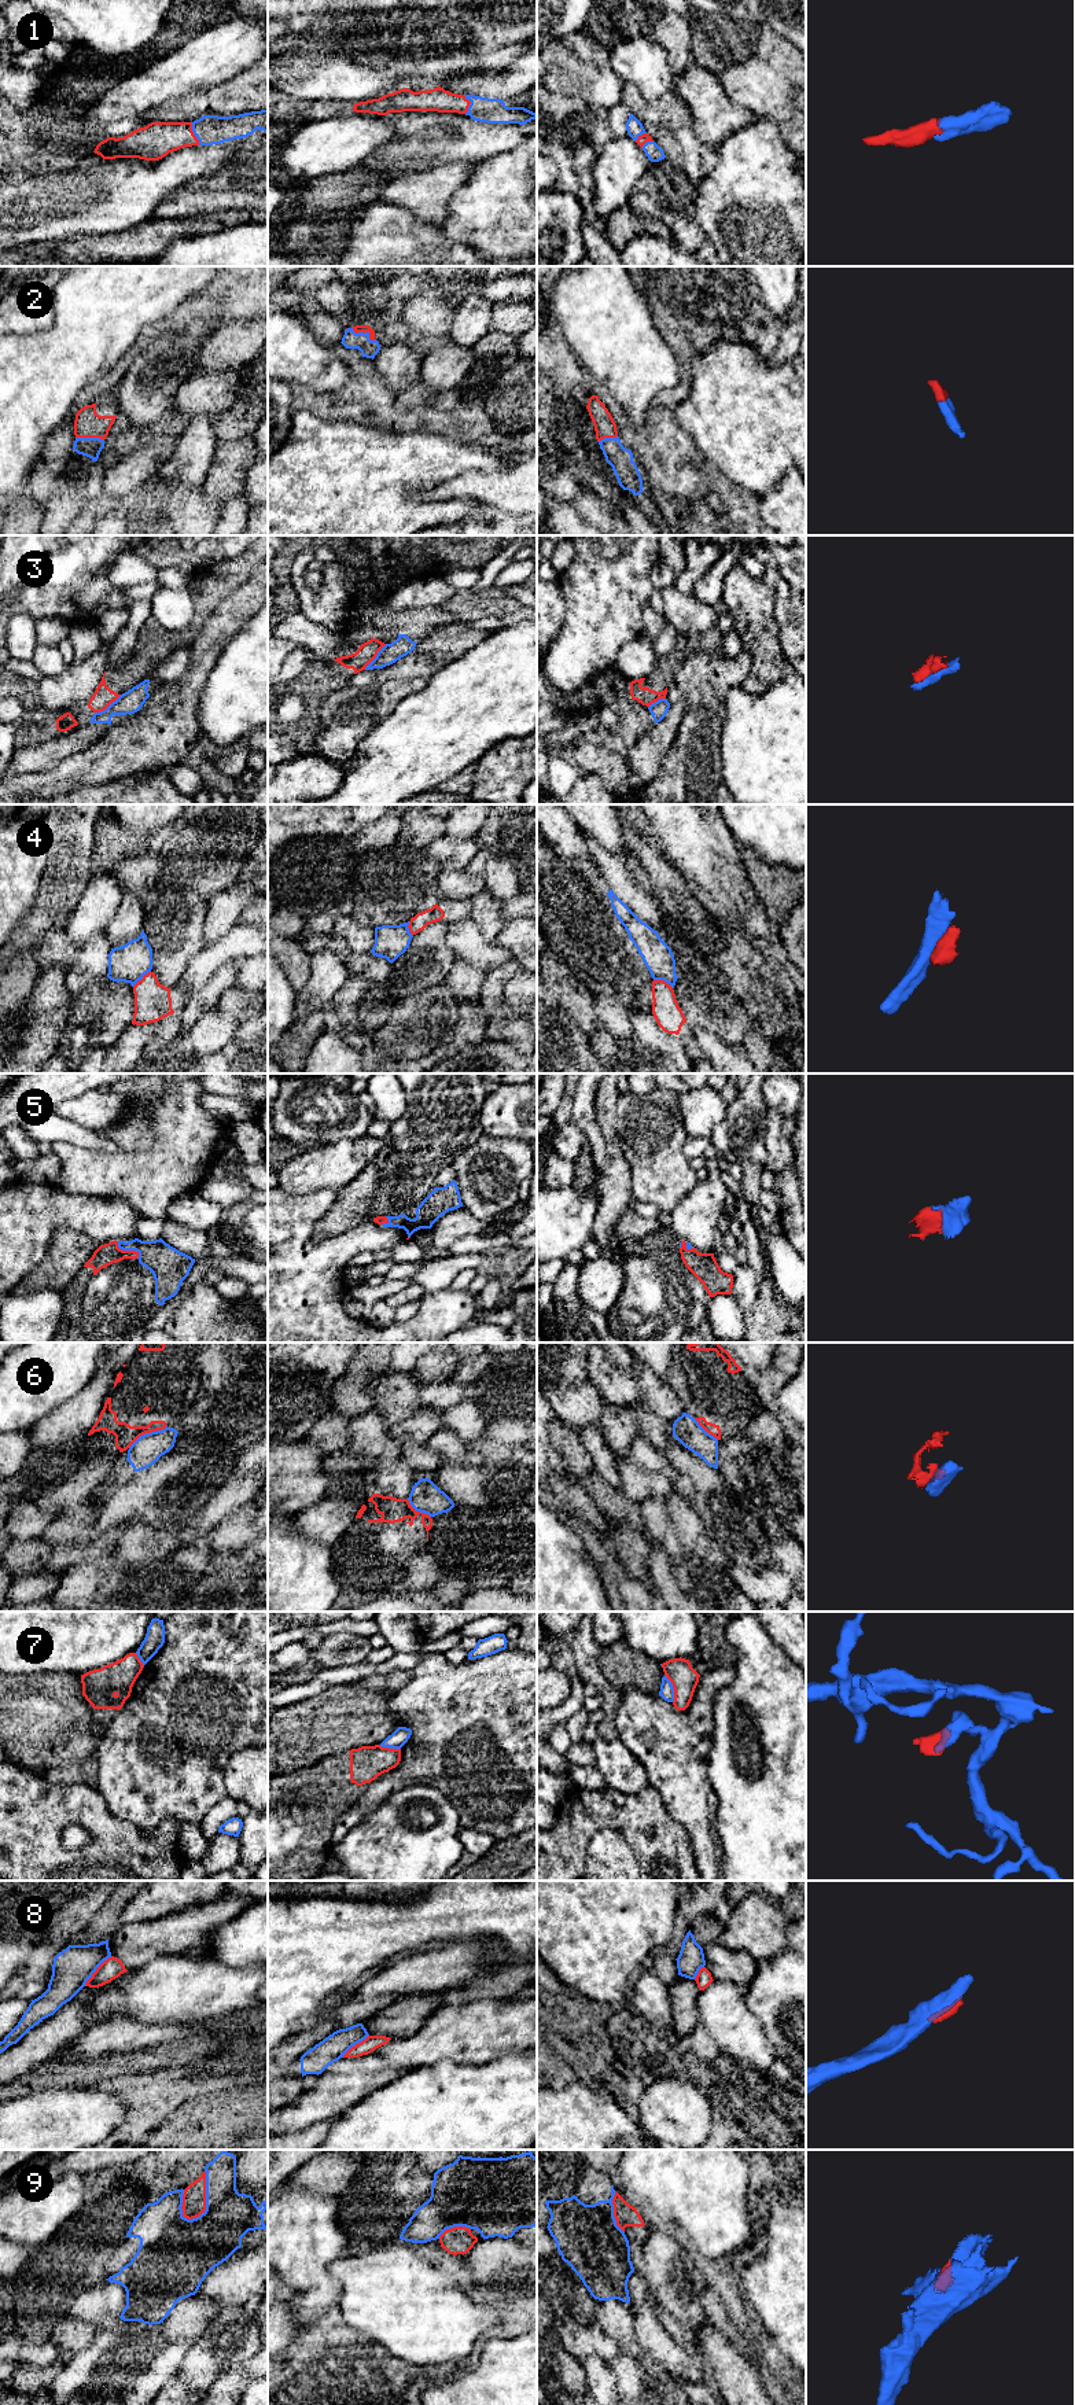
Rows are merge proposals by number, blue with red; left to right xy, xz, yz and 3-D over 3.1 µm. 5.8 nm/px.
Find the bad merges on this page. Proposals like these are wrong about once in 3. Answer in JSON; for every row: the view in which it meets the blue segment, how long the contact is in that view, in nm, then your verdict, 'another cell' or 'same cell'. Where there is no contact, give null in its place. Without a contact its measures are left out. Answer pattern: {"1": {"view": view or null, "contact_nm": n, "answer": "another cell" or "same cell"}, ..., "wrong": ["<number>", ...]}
{"1": {"view": "xy", "contact_nm": 150, "answer": "same cell"}, "2": {"view": "xz", "contact_nm": 170, "answer": "same cell"}, "3": {"view": "xy", "contact_nm": 190, "answer": "another cell"}, "4": {"view": "yz", "contact_nm": 130, "answer": "another cell"}, "5": {"view": "xy", "contact_nm": 160, "answer": "same cell"}, "6": {"view": "xy", "contact_nm": 260, "answer": "another cell"}, "7": {"view": "yz", "contact_nm": 180, "answer": "another cell"}, "8": {"view": "xy", "contact_nm": 240, "answer": "another cell"}, "9": {"view": "xy", "contact_nm": 320, "answer": "another cell"}, "wrong": ["3", "4", "6", "7", "8", "9"]}

